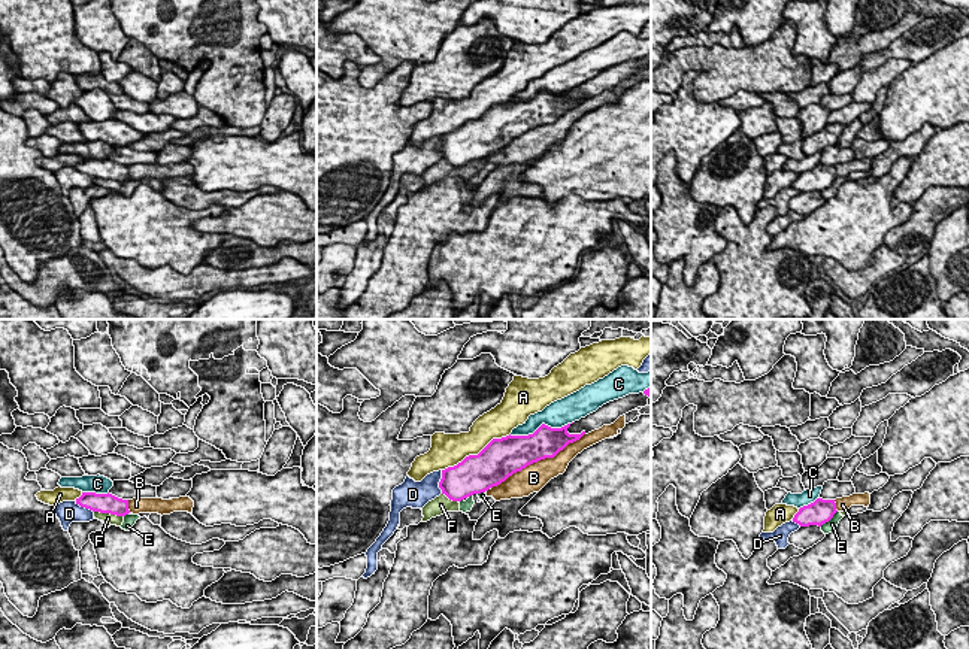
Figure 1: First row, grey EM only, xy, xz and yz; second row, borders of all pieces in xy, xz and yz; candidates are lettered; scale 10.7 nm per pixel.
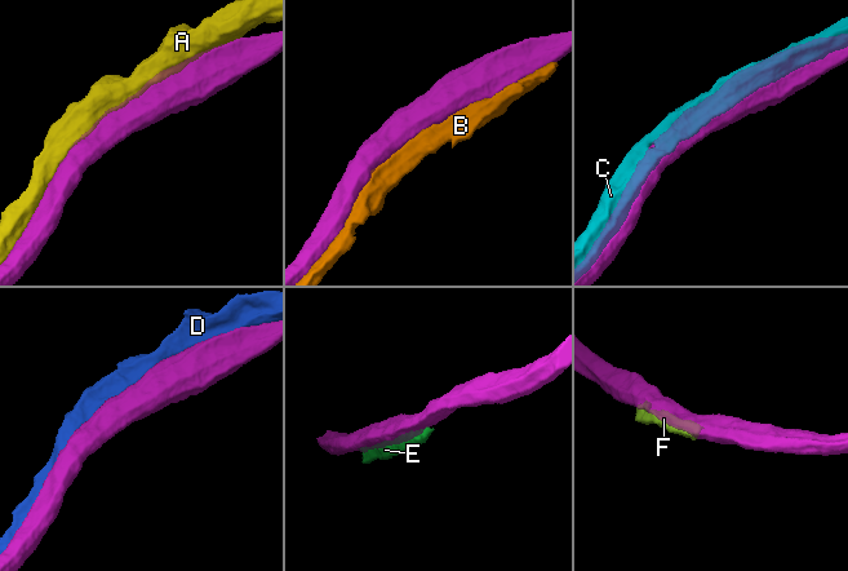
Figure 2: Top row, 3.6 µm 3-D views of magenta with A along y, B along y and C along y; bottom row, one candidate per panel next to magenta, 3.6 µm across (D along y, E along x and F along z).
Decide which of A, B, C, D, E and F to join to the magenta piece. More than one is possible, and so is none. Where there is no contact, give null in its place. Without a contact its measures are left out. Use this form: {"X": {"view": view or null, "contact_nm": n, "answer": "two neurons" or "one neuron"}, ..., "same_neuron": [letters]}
{"A": {"view": "xz", "contact_nm": 850, "answer": "two neurons"}, "B": {"view": "xz", "contact_nm": 1150, "answer": "two neurons"}, "C": {"view": "xz", "contact_nm": 700, "answer": "two neurons"}, "D": {"view": "xz", "contact_nm": 260, "answer": "two neurons"}, "E": {"view": "yz", "contact_nm": 260, "answer": "two neurons"}, "F": {"view": "xy", "contact_nm": 320, "answer": "two neurons"}, "same_neuron": []}

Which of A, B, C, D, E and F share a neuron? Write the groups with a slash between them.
A / B / C / D / E F

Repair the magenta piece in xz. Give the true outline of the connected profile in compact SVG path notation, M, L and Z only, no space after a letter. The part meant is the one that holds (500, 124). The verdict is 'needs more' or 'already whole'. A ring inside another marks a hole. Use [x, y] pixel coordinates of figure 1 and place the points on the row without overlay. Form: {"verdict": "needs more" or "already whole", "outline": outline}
{"verdict": "already whole", "outline": "M542 90L529 101L493 104L478 121L469 121L457 131L442 136L439 154L452 167L485 158L527 131L554 124L585 100L569 100L569 93L570 90L551 94Z"}

